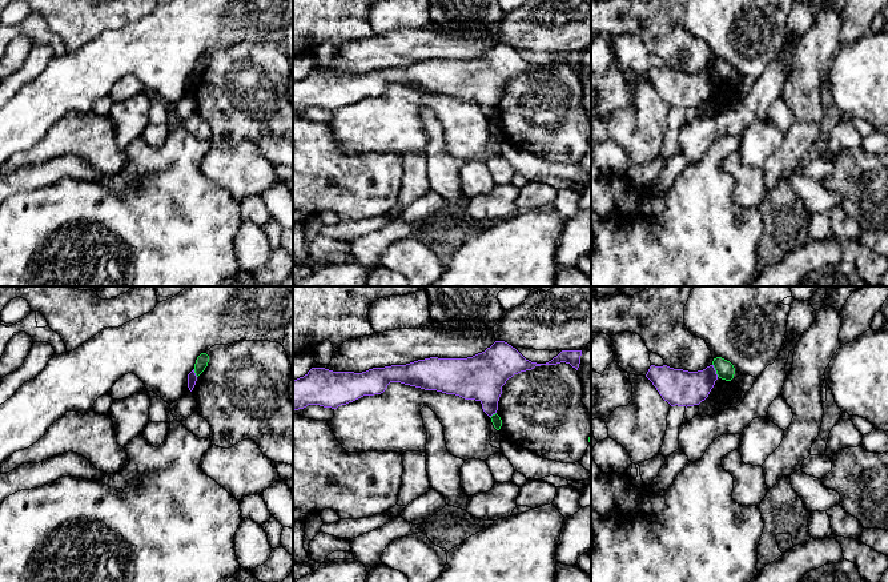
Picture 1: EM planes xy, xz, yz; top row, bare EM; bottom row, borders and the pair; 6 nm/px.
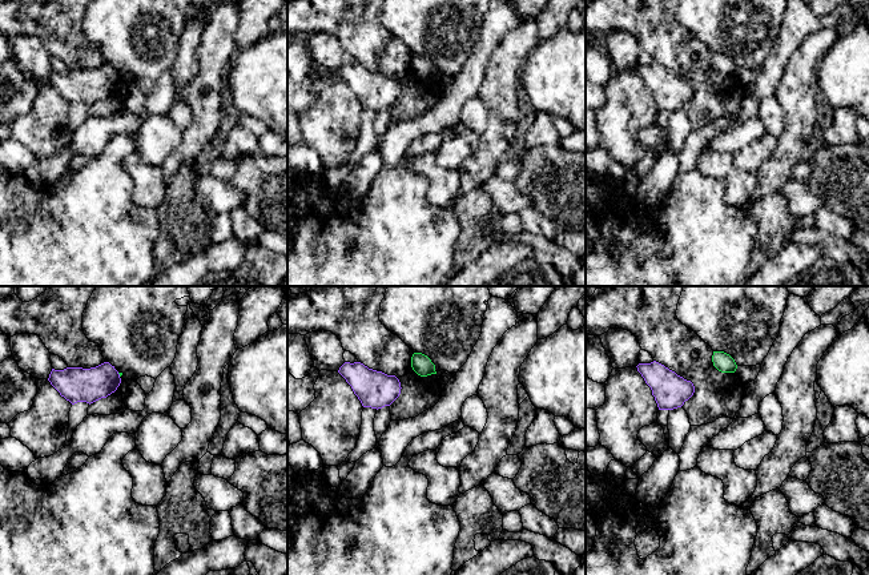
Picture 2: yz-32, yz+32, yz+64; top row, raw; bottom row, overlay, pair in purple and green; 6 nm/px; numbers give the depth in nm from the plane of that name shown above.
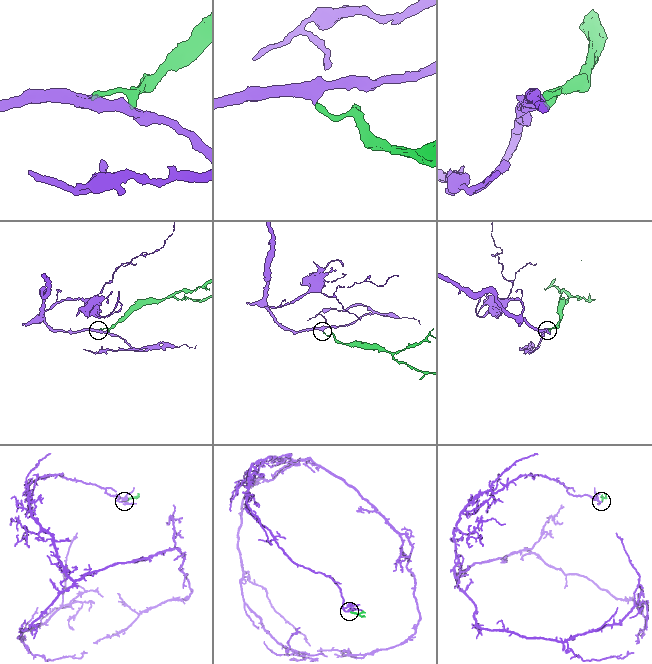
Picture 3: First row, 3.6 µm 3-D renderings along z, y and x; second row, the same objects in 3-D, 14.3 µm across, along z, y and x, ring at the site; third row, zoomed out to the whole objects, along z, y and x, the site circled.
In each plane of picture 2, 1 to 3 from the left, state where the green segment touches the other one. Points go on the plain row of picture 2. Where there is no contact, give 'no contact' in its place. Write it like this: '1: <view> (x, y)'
1: yz-32 (119, 76)
2: no contact
3: no contact

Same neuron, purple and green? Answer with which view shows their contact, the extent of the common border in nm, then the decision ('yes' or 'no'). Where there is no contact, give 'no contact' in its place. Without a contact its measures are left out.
meets purple in yz; contact 90 nm long; no

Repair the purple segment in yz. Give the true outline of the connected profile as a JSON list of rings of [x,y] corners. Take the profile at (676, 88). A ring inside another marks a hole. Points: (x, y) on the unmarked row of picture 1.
[[[651,67],[646,79],[671,108],[686,109],[704,103],[718,81],[714,67],[698,73]]]

